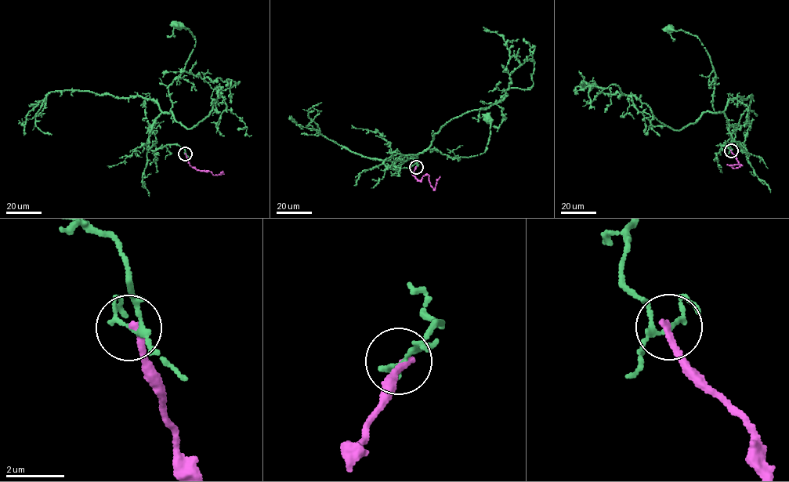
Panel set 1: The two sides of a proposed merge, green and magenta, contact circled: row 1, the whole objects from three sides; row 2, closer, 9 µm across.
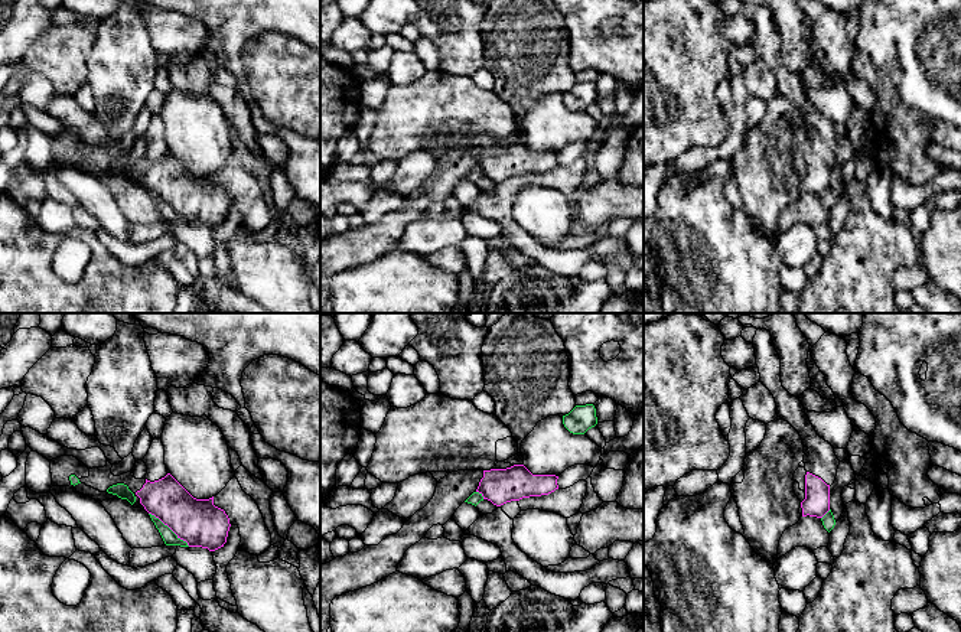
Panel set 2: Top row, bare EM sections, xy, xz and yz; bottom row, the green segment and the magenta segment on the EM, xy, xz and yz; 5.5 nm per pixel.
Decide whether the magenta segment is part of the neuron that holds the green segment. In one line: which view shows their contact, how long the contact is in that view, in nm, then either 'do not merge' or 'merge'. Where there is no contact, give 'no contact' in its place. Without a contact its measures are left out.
xy | 300 nm | do not merge

